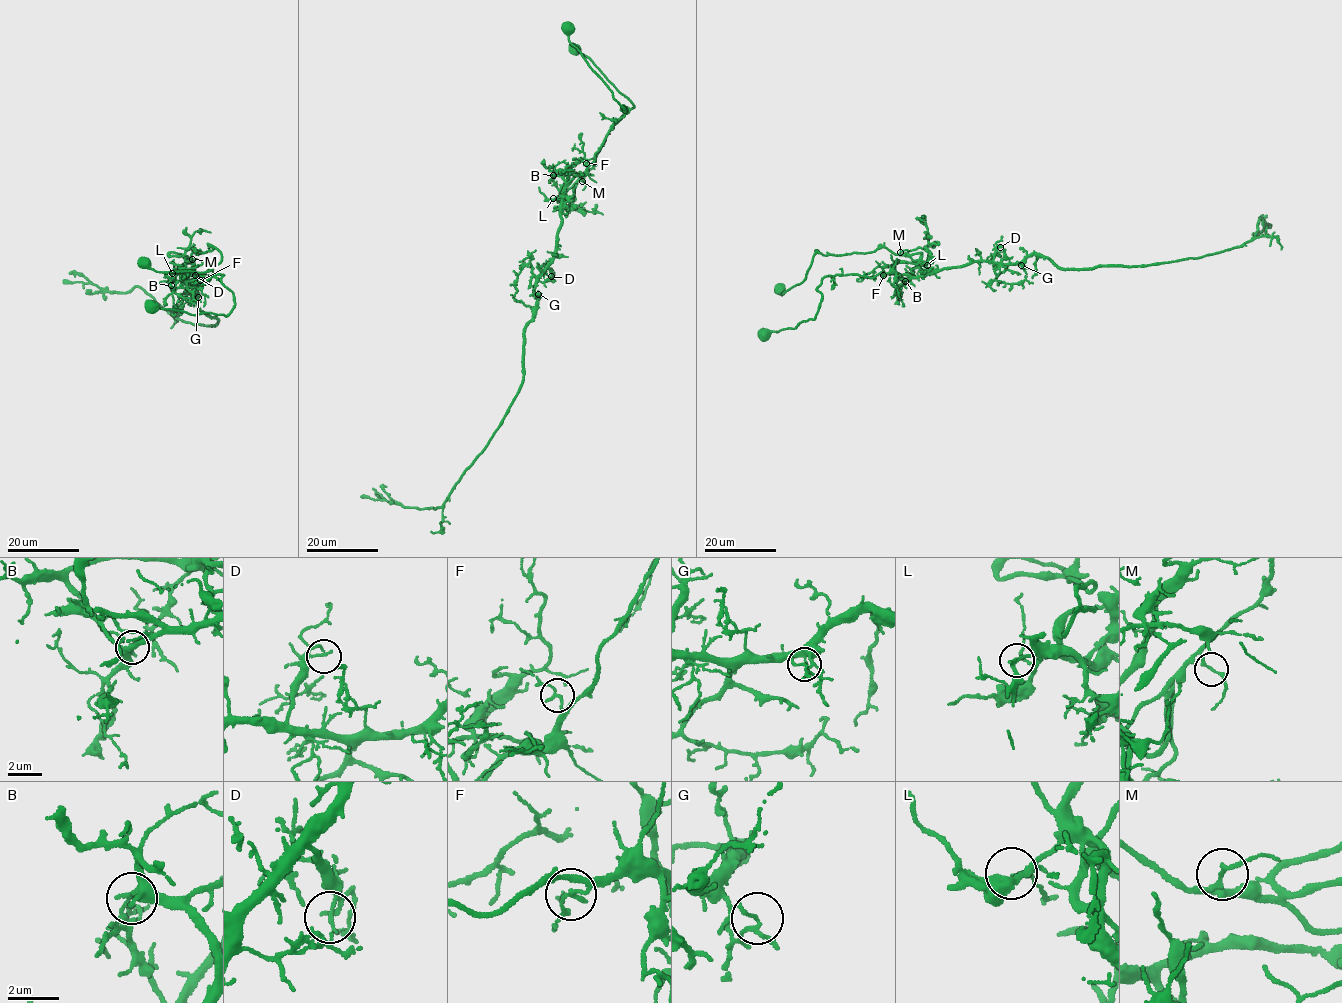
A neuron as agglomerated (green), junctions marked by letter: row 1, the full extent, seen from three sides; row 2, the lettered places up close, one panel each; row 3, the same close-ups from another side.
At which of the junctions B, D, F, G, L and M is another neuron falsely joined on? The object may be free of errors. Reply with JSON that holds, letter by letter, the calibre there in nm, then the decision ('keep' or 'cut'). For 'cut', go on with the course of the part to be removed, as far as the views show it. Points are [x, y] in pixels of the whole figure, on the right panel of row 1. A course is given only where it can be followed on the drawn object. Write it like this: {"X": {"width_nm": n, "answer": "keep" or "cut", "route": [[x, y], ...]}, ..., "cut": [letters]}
{"B": {"width_nm": 140, "answer": "cut", "route": [[905, 281], [917, 260], [880, 247], [867, 253], [816, 253], [800, 284], [781, 295], [776, 288], [779, 286]]}, "D": {"width_nm": 120, "answer": "keep"}, "F": {"width_nm": 160, "answer": "keep"}, "G": {"width_nm": 150, "answer": "keep"}, "L": {"width_nm": 130, "answer": "keep"}, "M": {"width_nm": 140, "answer": "keep"}, "cut": ["B"]}

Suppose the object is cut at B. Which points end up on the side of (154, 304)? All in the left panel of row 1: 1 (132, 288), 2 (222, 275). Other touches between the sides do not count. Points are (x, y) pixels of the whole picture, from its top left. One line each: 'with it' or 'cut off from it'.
1: with it
2: with it

